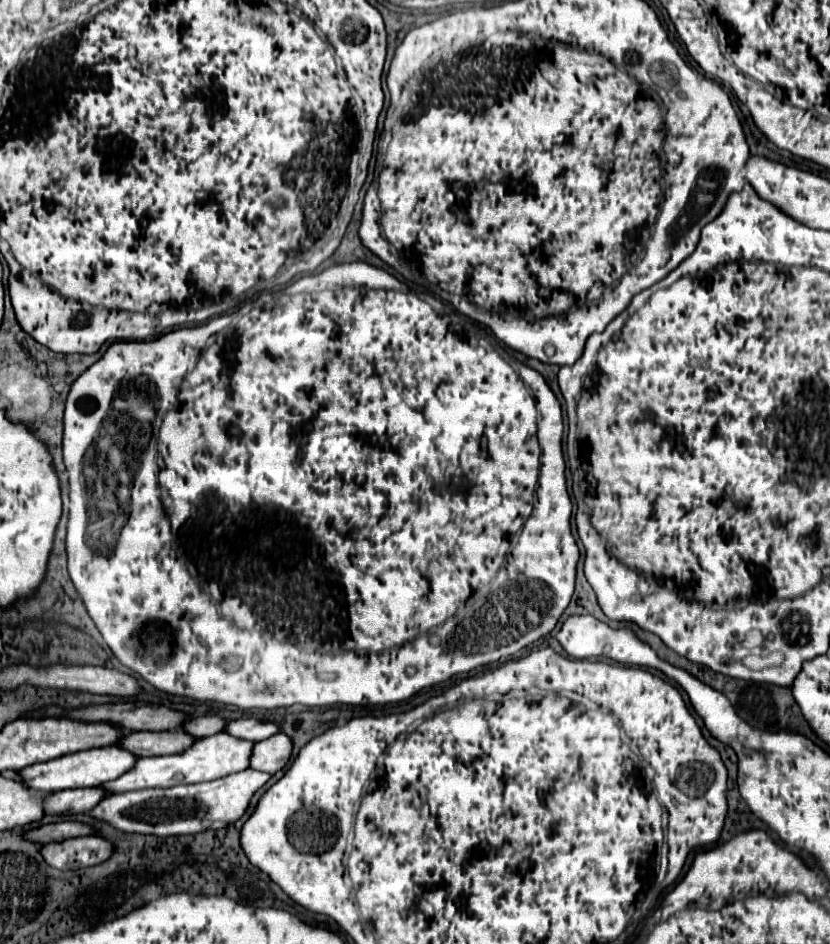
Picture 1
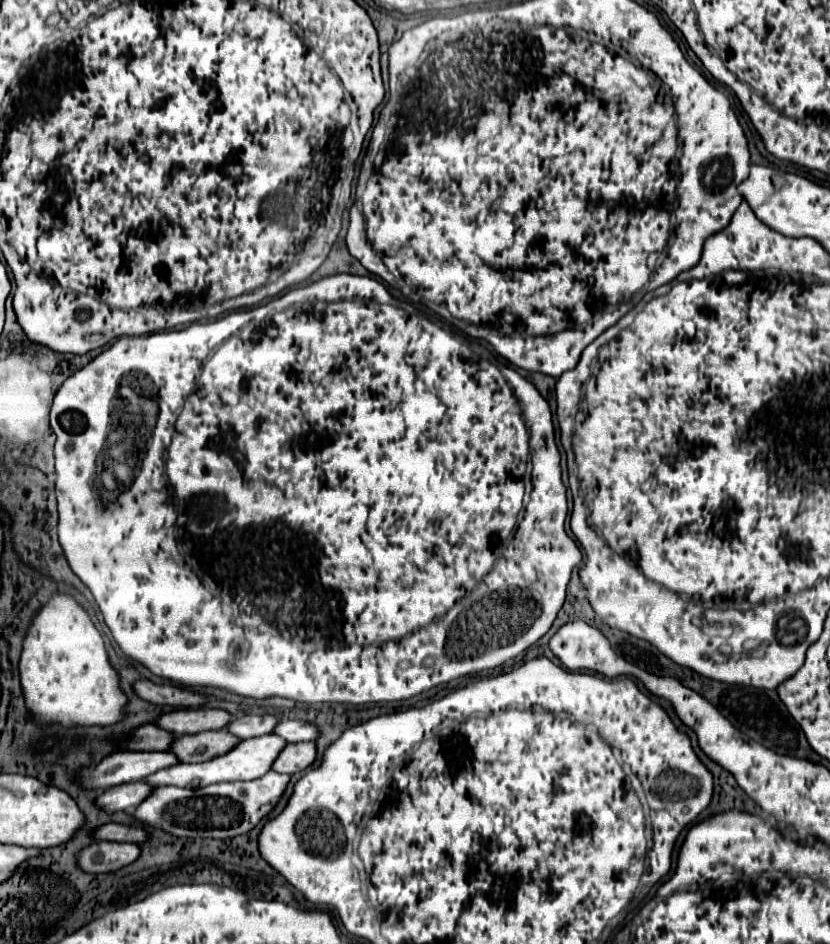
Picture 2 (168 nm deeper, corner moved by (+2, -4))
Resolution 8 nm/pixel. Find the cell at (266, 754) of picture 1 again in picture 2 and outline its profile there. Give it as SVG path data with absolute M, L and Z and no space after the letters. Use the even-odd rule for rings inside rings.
M300 742L300 744L286 744L286 748L278 754L276 762L272 764L274 772L280 774L294 774L308 768L316 758L316 744L314 742Z

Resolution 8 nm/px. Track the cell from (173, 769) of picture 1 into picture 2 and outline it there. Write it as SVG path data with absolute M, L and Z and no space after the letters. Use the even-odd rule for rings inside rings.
M258 736L258 738L248 738L238 742L236 748L232 748L228 754L222 754L218 758L212 758L208 762L202 764L176 764L176 766L168 766L166 770L158 770L156 774L150 774L148 778L144 778L146 784L150 784L152 788L158 786L180 786L180 788L204 788L208 784L216 784L216 782L234 782L234 780L256 780L260 776L264 776L274 758L278 756L278 752L286 746L286 742L278 736Z

